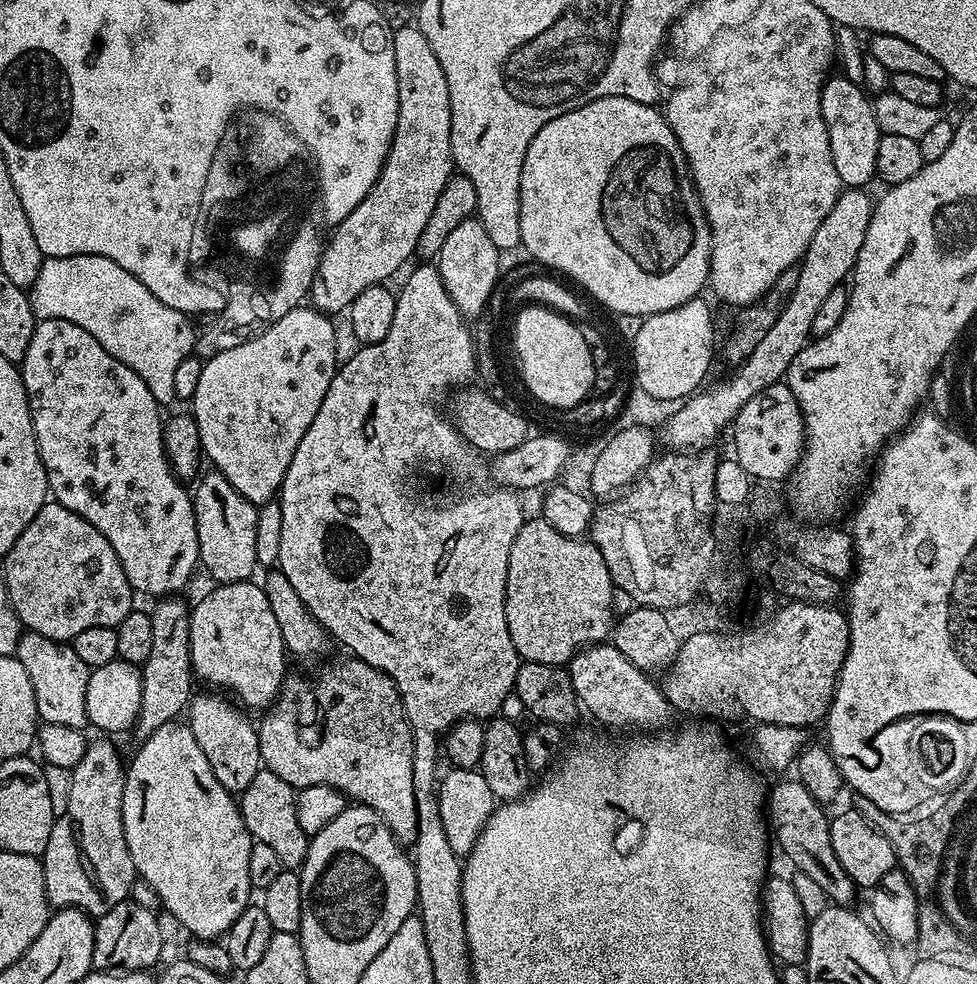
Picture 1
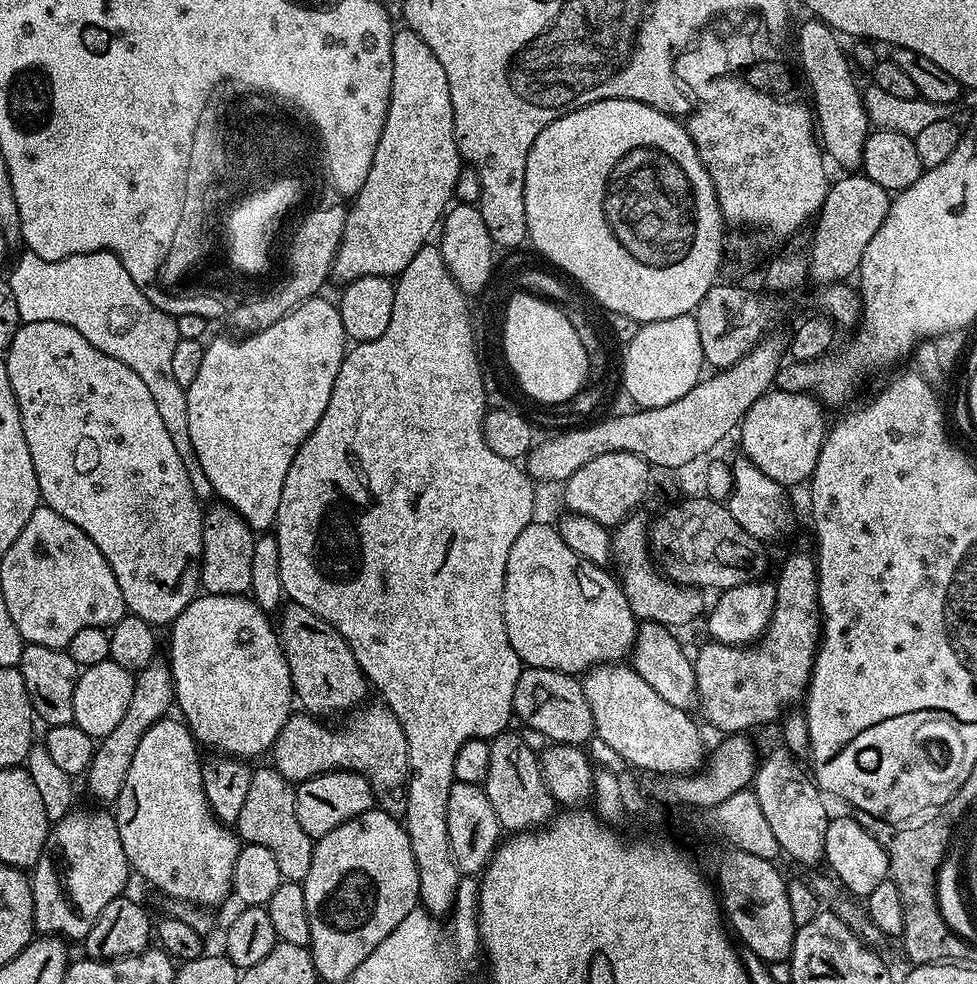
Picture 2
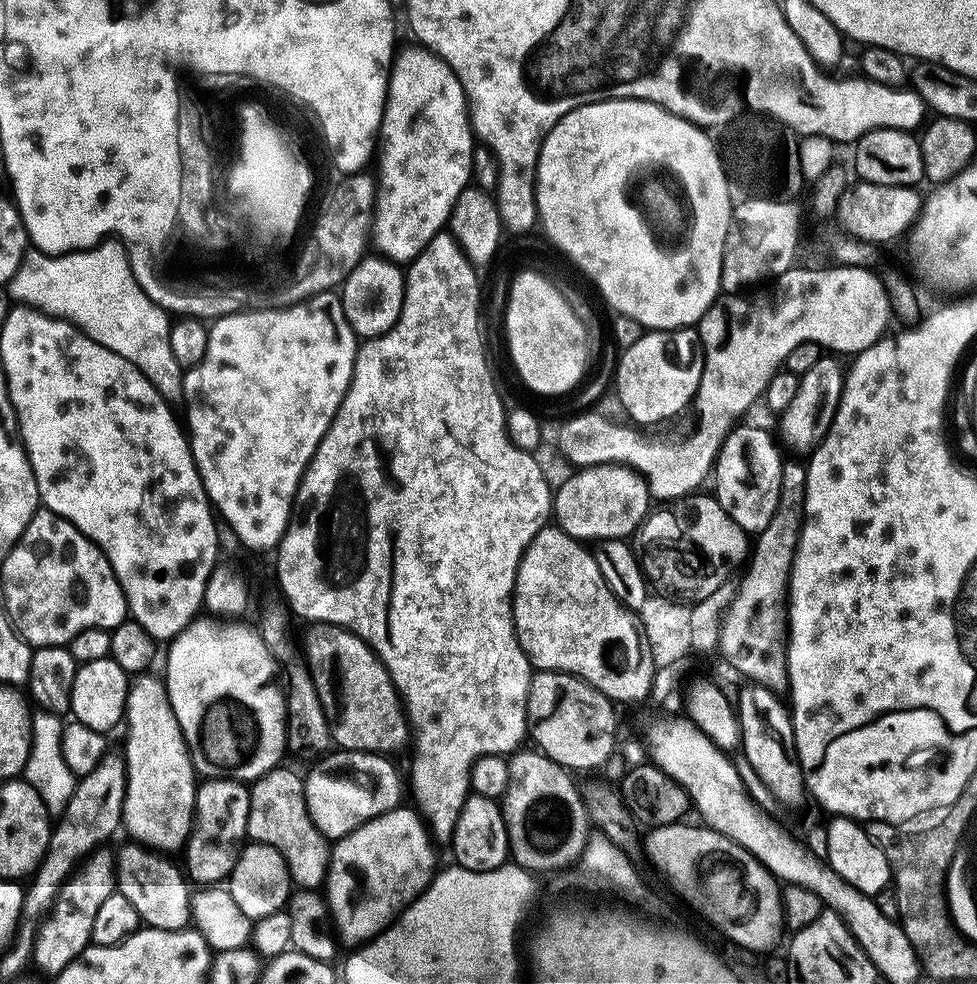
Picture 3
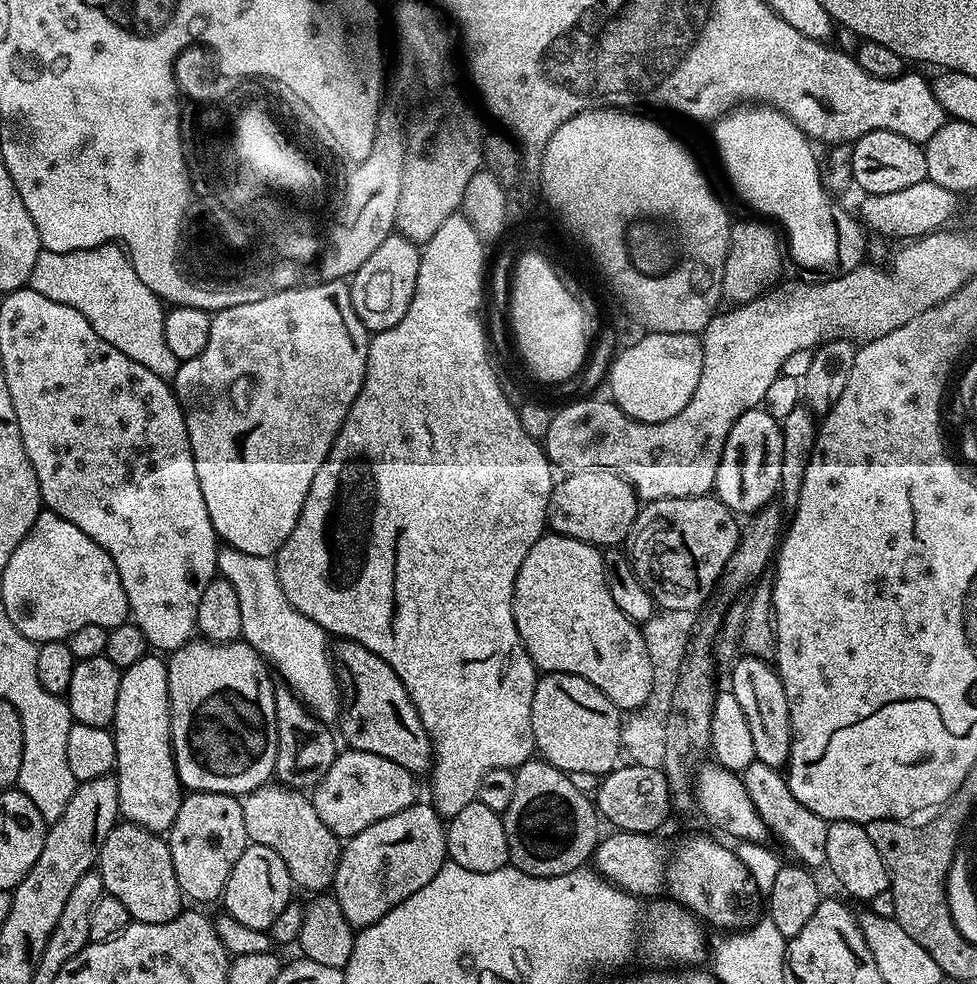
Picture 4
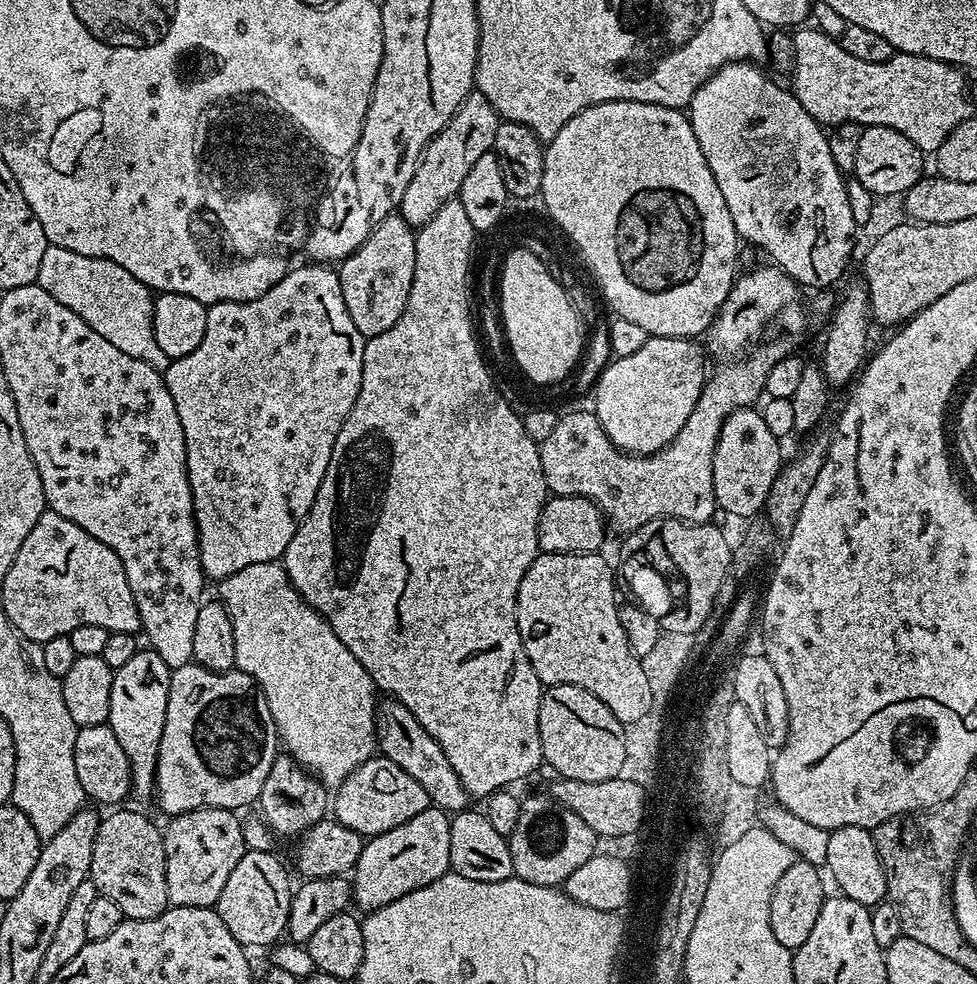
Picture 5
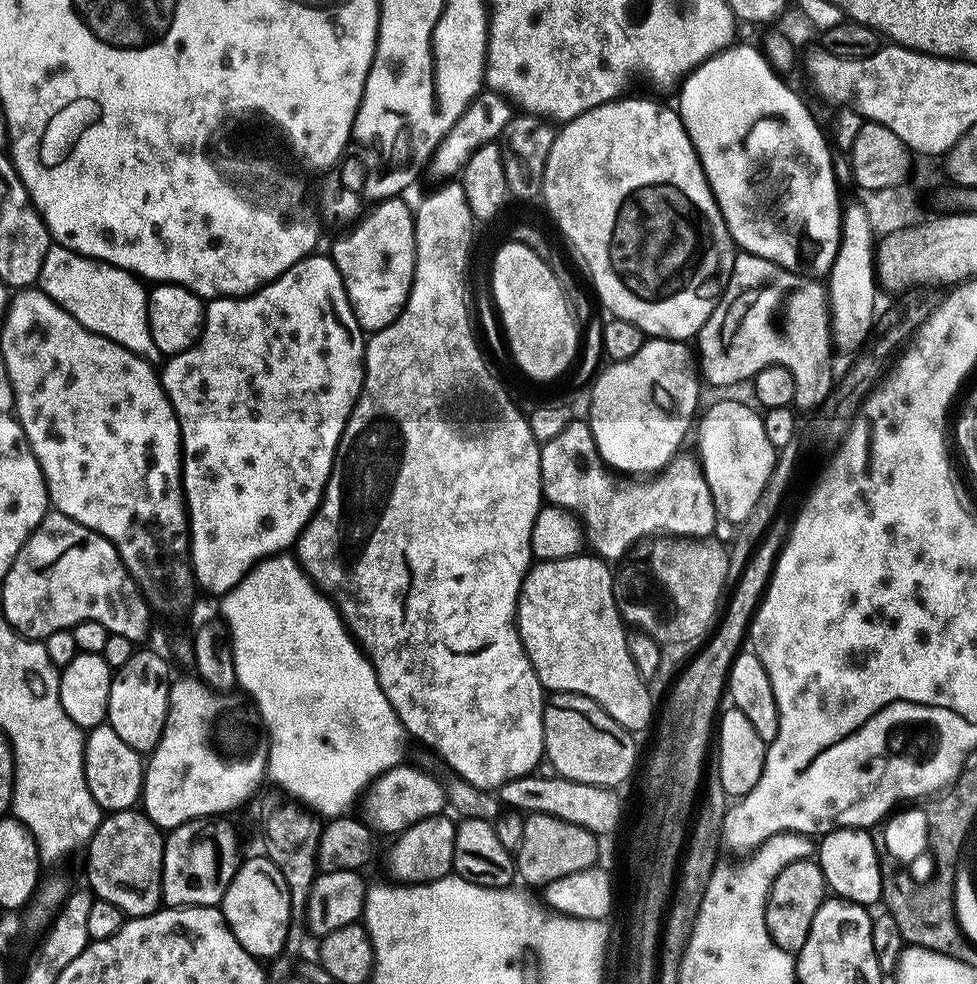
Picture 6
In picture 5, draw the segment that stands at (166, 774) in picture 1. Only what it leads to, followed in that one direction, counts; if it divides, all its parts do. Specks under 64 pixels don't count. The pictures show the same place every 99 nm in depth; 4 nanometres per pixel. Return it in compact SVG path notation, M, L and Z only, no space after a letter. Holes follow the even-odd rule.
M138 650L126 666L115 669L110 686L110 714L108 723L126 750L132 775L131 795L151 801L156 786L158 746L162 742L162 726L166 726L166 702L170 690L172 669L151 650Z

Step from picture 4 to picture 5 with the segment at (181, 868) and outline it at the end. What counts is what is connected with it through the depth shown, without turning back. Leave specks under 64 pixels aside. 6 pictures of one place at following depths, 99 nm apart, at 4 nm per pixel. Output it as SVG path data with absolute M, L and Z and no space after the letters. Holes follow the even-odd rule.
M199 808L173 816L164 833L166 890L169 905L178 908L215 909L226 878L243 858L246 845L241 817L230 808Z

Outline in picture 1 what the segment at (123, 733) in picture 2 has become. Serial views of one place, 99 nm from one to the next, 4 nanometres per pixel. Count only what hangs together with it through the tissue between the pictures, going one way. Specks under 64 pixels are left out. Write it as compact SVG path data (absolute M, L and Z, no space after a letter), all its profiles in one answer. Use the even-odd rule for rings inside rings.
M160 598L155 601L156 609L150 615L154 626L154 635L150 649L150 658L142 666L142 706L134 725L137 741L143 742L154 730L164 724L171 724L176 716L187 709L193 695L194 673L190 658L190 608L180 598Z

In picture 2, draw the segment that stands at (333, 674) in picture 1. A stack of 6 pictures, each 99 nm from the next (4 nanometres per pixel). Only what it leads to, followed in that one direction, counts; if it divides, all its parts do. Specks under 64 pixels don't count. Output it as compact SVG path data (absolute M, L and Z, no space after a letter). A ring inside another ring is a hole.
M383 702L372 704L369 708L361 707L352 720L352 728L345 732L335 732L327 728L314 715L293 714L288 717L286 726L282 728L276 743L270 749L271 763L276 771L293 782L309 780L321 776L324 772L347 770L363 772L372 782L378 796L378 804L385 812L393 816L403 817L408 801L408 747L406 734L388 705Z

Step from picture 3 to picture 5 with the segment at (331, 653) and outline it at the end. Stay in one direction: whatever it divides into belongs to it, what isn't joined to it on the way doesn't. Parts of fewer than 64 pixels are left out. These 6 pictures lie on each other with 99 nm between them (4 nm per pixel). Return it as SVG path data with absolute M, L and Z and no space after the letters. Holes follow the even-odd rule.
M390 700L387 701L386 709L384 707L379 711L378 724L379 732L377 735L377 747L379 753L394 762L400 769L406 771L410 778L414 778L422 786L422 790L426 791L429 803L433 807L440 808L449 814L465 811L470 803L470 797L465 788L461 784L461 779L454 771L454 766L450 766L450 760L446 757L446 752L438 746L438 742L432 735L427 734L425 727L422 726L414 714L407 710L406 706L401 703Z

